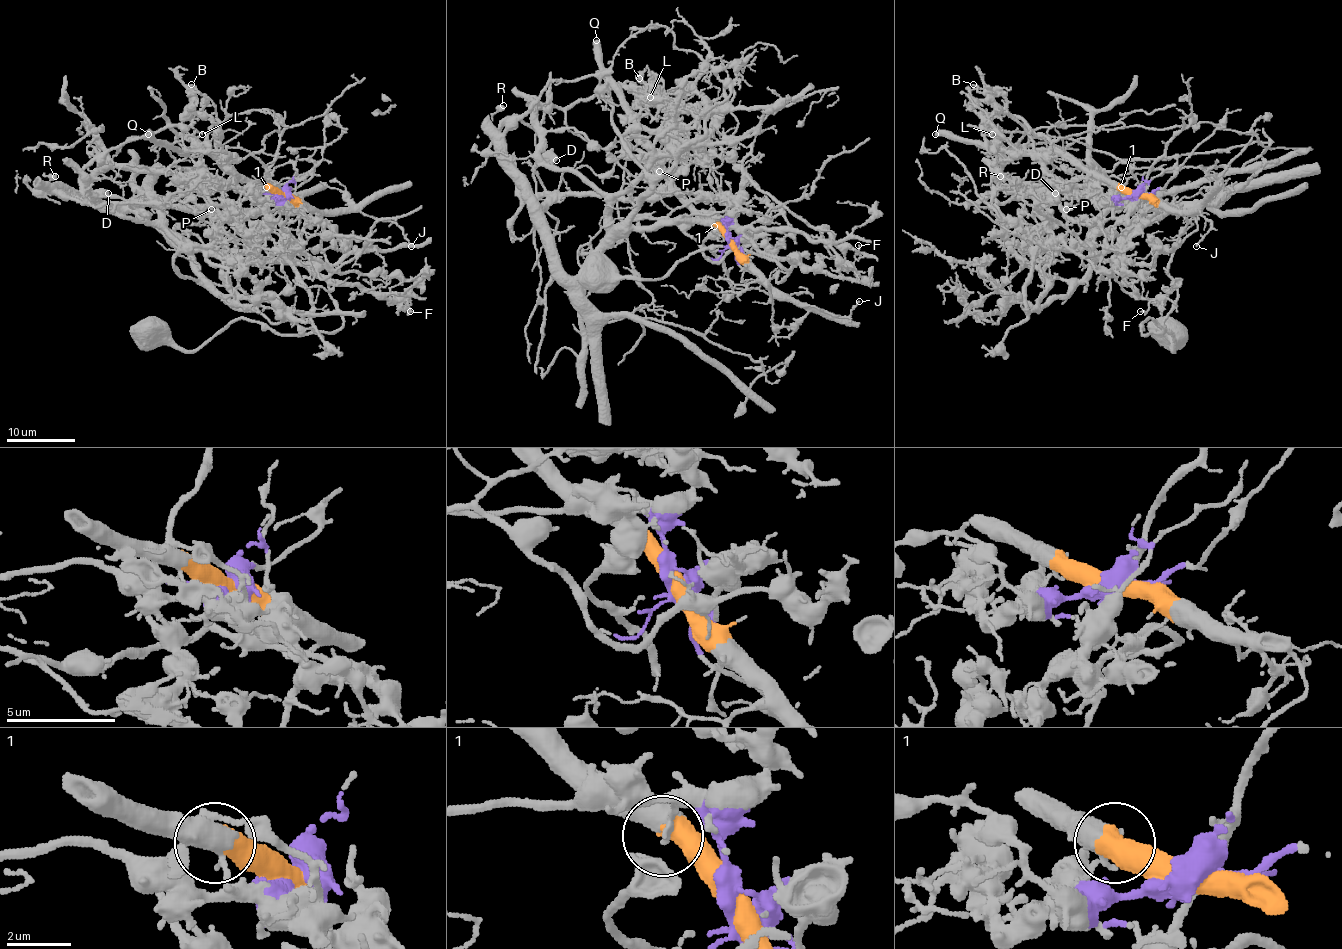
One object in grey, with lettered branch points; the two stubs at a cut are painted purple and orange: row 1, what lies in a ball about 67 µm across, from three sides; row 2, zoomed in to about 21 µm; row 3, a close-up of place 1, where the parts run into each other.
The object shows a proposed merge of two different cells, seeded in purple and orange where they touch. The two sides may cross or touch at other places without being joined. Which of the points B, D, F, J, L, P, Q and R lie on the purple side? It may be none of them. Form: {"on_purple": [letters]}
{"on_purple": ["B", "D", "F", "L", "P", "R"]}

